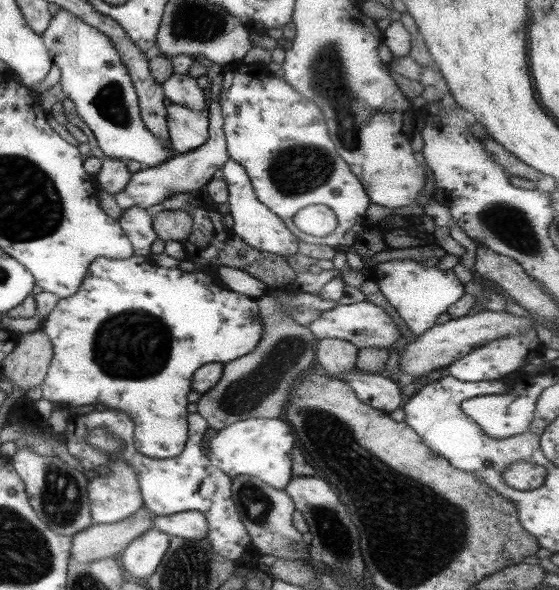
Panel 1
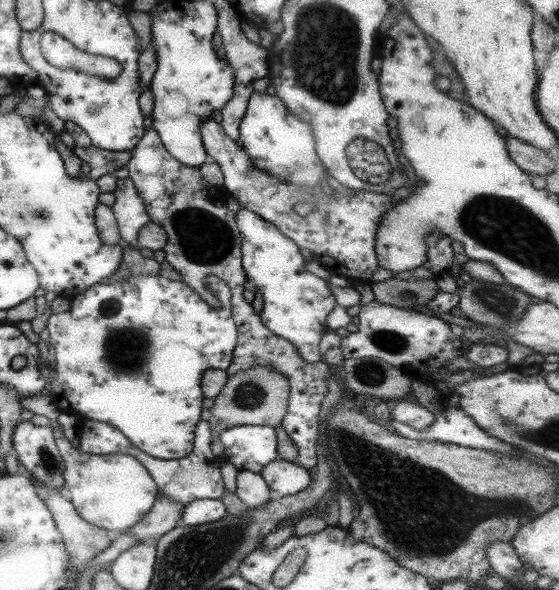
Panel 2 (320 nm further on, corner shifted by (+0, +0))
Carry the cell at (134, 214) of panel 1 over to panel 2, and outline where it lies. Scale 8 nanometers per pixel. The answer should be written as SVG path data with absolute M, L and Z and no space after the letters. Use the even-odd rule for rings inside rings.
M128 177L116 178L116 180L117 188L113 192L115 203L110 208L122 243L137 249L139 229L150 219L147 217L145 206L143 206L131 180Z

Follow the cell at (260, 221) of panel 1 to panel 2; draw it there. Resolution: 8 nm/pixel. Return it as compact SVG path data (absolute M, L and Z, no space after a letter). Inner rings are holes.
M245 209L235 214L235 222L241 236L241 266L246 280L262 296L261 323L290 342L301 360L317 362L320 360L317 344L328 330L327 317L336 304L327 282L303 268L303 256L298 247L272 224Z

